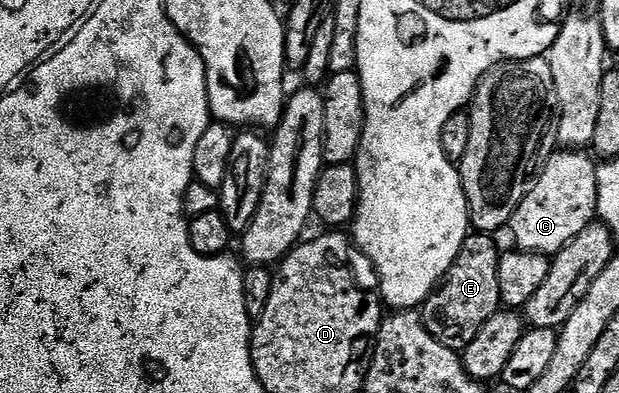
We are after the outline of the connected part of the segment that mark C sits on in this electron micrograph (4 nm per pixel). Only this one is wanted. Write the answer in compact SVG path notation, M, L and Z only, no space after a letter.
M558 150L542 161L531 189L511 215L509 233L524 252L554 254L596 219L597 164L583 150Z

